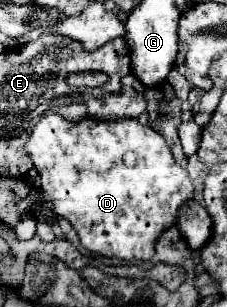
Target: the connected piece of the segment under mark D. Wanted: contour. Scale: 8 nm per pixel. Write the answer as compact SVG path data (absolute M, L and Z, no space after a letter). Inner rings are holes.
M55 113L43 115L25 143L25 151L41 175L41 189L49 193L53 211L75 227L85 249L105 257L149 261L155 253L157 237L175 223L181 205L193 197L189 173L181 169L181 165L175 165L165 139L137 119L85 119L81 123L71 123Z

